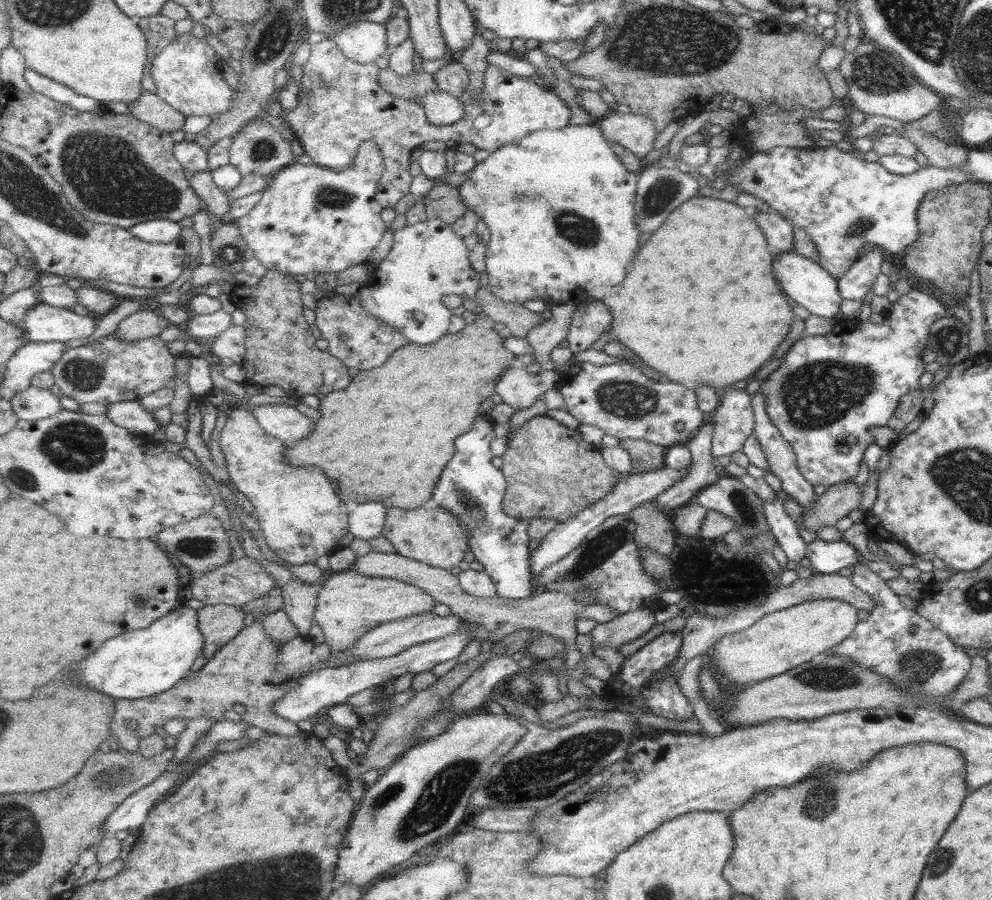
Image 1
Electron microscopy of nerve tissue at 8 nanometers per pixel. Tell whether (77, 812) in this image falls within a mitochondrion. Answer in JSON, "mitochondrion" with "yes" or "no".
{"mitochondrion":"no"}

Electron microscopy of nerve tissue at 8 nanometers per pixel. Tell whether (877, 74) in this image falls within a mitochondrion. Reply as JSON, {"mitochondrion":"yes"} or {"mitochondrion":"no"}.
{"mitochondrion":"yes"}

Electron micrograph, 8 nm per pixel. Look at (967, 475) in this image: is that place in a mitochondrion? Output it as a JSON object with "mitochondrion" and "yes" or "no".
{"mitochondrion":"yes"}

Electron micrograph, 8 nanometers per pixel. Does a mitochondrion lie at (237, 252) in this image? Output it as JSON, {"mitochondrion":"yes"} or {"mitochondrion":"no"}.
{"mitochondrion":"yes"}

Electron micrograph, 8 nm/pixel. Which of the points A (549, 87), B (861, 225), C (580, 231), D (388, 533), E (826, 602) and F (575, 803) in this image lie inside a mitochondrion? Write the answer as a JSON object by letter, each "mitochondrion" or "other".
{"A":"other","B":"mitochondrion","C":"mitochondrion","D":"other","E":"other","F":"mitochondrion"}

